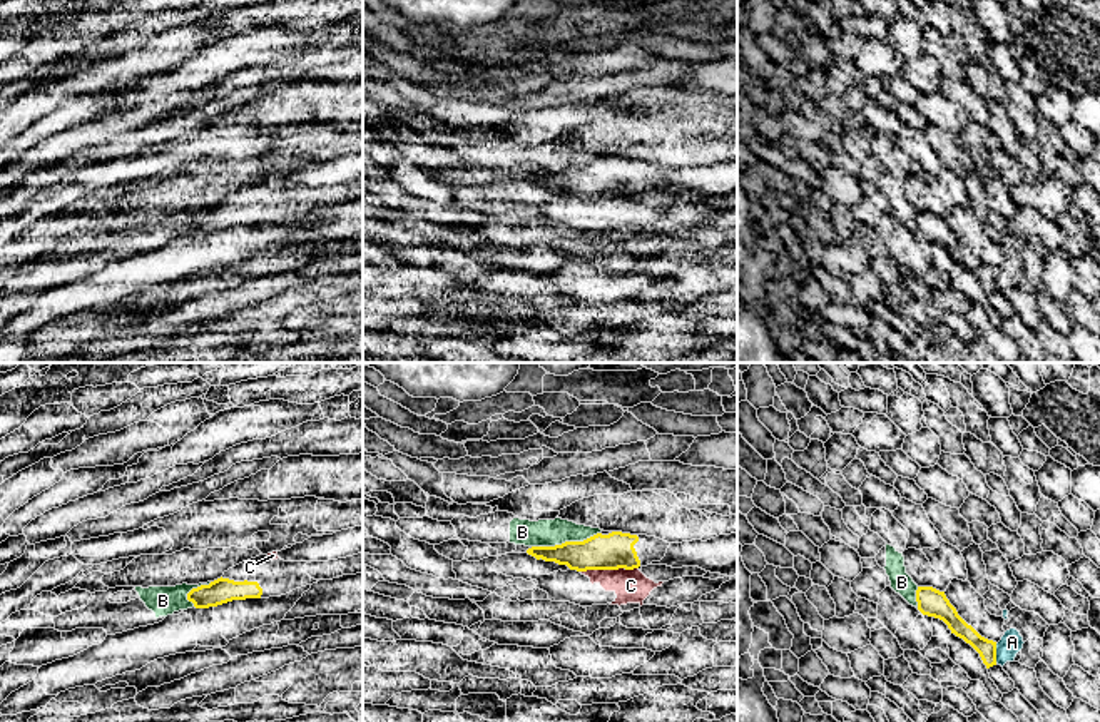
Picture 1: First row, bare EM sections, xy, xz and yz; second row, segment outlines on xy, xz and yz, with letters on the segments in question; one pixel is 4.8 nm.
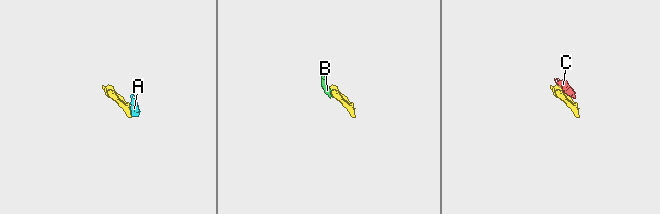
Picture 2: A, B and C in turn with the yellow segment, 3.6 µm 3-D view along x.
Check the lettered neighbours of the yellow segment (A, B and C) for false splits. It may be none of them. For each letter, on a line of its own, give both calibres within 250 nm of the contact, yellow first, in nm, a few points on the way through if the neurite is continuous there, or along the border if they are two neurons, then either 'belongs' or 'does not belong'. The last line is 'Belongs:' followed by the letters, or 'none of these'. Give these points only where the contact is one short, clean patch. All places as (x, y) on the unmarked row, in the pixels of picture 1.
A: 90/110 nm | along yz (995, 269), (997, 288) | does not belong
B: 180/130 nm | along xz (599, 157), (582, 166), (532, 172) | does not belong
C: 180/160 nm | along xz (637, 193), (587, 194), (580, 198) | does not belong
Belongs: none of these

